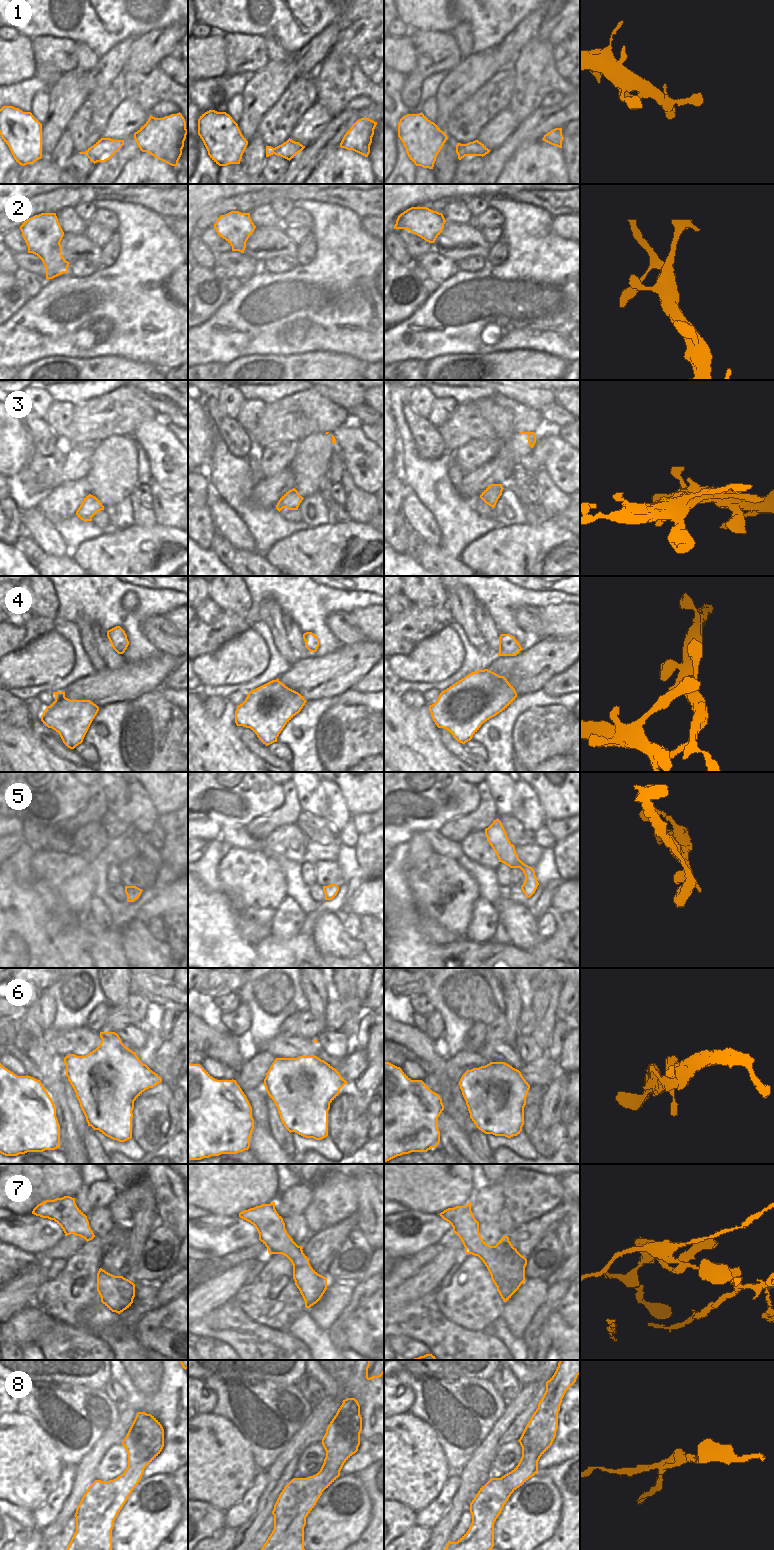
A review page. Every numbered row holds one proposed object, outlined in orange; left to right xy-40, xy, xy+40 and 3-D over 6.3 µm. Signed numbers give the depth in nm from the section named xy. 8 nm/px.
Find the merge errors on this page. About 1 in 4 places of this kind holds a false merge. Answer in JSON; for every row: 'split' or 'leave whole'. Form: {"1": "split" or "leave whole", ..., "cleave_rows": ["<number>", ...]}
{"1": "leave whole", "2": "leave whole", "3": "leave whole", "4": "leave whole", "5": "leave whole", "6": "leave whole", "7": "split", "8": "split", "cleave_rows": ["7", "8"]}

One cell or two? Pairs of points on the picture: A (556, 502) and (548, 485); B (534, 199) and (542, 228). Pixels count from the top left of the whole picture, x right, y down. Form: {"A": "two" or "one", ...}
{"A": "one", "B": "two"}

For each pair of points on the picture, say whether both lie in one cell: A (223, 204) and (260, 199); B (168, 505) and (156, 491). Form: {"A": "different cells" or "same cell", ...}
{"A": "same cell", "B": "same cell"}

